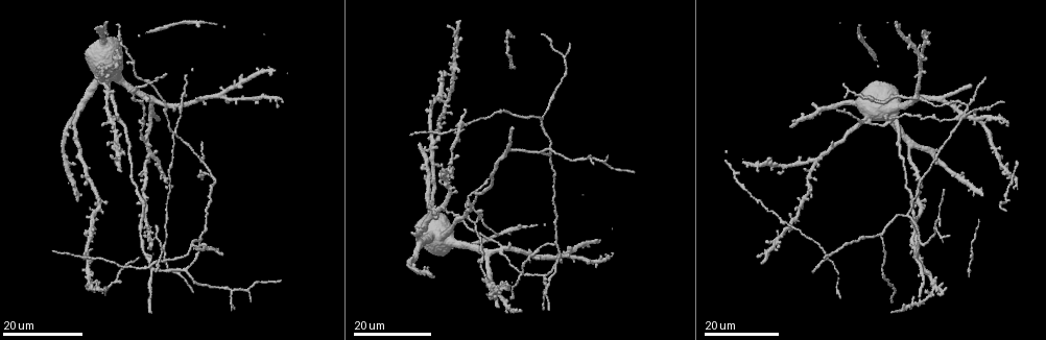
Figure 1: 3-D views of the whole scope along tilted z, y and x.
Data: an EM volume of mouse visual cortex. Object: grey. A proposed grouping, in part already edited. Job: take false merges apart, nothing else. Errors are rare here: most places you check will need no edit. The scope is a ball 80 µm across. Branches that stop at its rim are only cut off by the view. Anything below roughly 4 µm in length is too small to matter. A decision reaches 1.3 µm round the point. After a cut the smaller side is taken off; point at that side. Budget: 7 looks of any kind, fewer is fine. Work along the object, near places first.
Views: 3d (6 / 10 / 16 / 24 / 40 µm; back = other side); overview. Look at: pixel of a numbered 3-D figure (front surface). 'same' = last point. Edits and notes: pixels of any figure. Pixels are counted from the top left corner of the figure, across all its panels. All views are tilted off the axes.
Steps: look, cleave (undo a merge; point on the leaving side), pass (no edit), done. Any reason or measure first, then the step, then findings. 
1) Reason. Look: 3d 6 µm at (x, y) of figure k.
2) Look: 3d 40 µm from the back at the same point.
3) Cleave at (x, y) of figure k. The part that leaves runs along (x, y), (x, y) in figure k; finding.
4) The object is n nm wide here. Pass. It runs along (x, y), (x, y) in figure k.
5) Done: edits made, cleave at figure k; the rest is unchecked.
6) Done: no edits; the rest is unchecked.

Branch point. Look: 3d 24 µm at (230, 292) of figure 1.

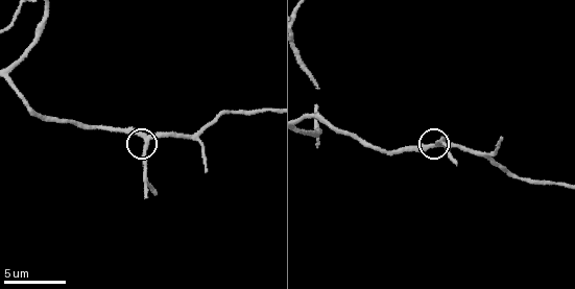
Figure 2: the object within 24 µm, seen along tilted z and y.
Closer look. Look: 3d 10 µm at (146, 142) of figure 2.

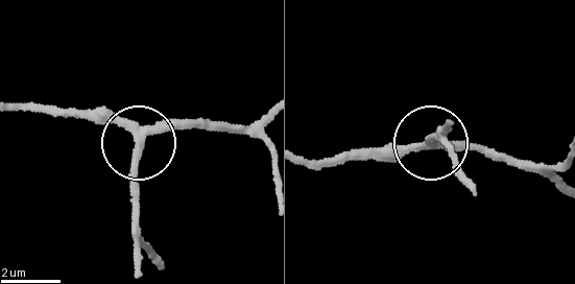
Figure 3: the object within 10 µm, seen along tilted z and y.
Look: 3d 10 µm from the back at (141, 144) of figure 3.

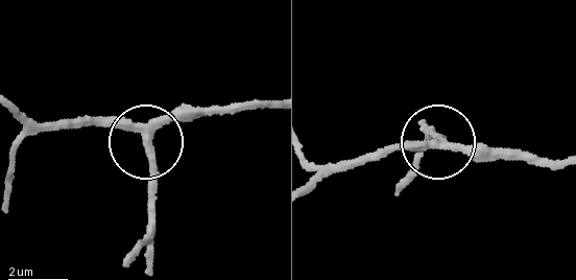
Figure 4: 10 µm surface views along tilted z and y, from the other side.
The object is 250 nm wide here. Pass. All the same cell.

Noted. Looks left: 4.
Three-way junction. Look: 3d 16 µm at (316, 121) of figure 2.

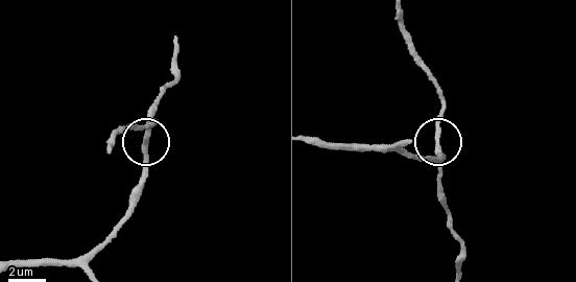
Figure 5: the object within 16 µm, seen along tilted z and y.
3 arms meet here. Pass. It runs along (20, 266), (71, 268), (99, 247), (139, 183), (154, 119) in figure 5; one cell here.

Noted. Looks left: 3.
Branch point. Look: 3d 16 µm at (152, 269) of figure 1.

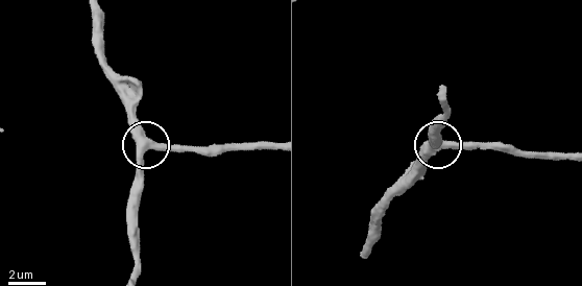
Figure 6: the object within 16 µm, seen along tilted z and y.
Look: 3d 10 µm at (149, 145) of figure 6.

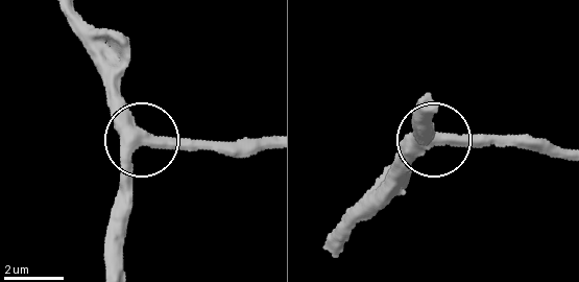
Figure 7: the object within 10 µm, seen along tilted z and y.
The object is 390 nm wide here. Pass. It runs along (66, 16), (96, 65), (111, 116), (137, 140), (127, 210) in figure 7; all the same cell.

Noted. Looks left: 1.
Done: no edits; the rest is unchecked.

